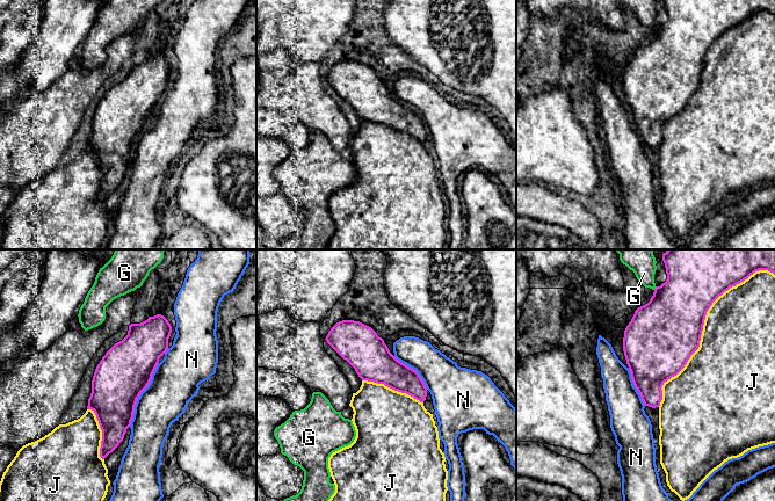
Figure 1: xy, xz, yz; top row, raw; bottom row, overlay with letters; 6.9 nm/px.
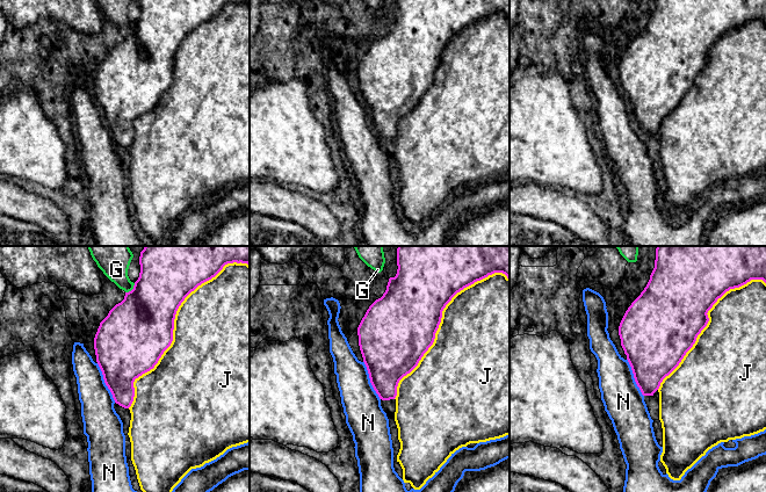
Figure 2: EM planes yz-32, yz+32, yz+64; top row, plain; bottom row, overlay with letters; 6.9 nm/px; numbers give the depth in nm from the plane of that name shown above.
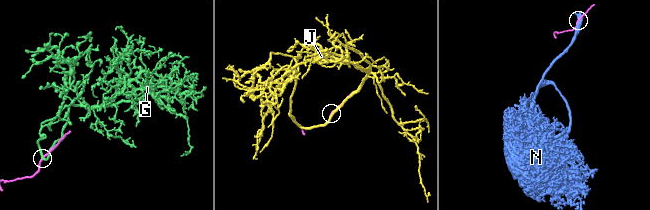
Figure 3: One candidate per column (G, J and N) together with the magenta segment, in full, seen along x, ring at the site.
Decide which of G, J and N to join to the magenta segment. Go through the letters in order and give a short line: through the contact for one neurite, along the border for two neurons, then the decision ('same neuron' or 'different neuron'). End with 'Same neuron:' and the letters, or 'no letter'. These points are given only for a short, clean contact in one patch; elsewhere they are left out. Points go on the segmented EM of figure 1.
G: different neuron
J: same neuron
N: different neuron
Same neuron: J

